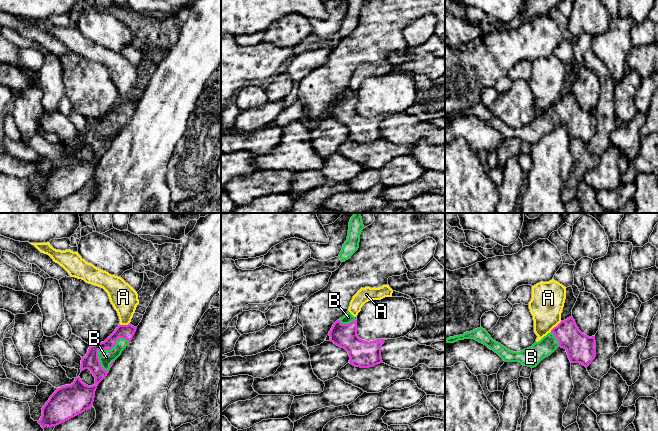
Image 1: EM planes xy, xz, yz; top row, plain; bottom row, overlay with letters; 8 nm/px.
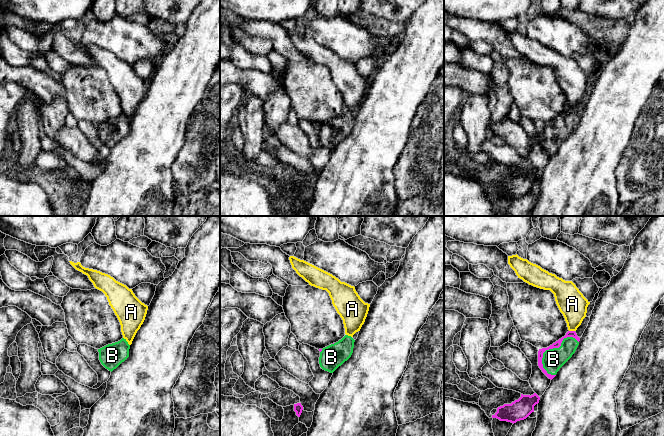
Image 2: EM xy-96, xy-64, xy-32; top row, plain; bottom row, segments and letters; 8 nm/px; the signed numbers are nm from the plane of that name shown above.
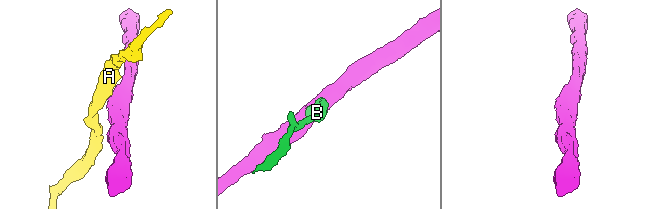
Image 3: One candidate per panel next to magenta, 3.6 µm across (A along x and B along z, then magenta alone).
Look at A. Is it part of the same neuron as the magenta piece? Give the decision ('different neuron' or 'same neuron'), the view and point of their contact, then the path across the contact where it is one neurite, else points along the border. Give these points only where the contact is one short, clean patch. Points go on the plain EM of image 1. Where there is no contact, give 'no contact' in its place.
different neuron; meets magenta in yz at (556, 102); border along yz (561, 97), (550, 107)

